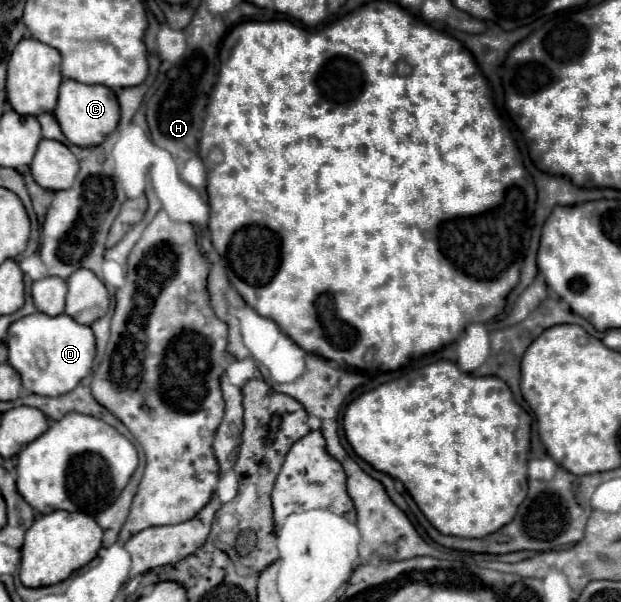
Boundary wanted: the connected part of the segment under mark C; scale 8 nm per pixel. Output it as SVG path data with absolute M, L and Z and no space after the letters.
M63 80L59 88L59 102L53 110L65 138L75 146L97 146L119 124L119 102L111 88L101 84L81 84L77 80Z

